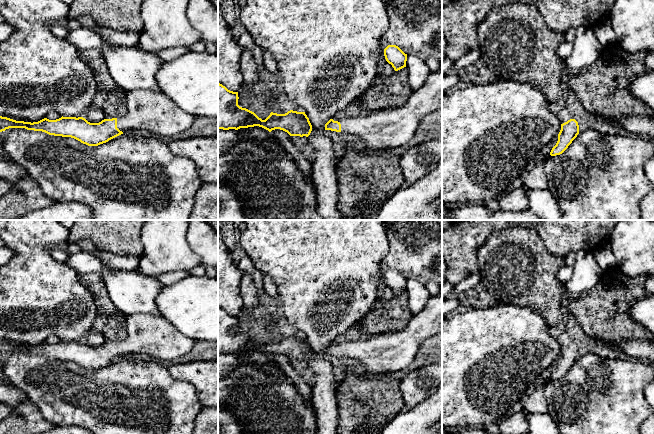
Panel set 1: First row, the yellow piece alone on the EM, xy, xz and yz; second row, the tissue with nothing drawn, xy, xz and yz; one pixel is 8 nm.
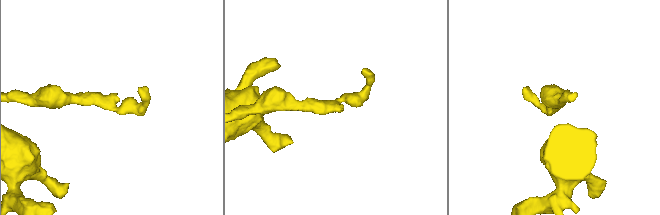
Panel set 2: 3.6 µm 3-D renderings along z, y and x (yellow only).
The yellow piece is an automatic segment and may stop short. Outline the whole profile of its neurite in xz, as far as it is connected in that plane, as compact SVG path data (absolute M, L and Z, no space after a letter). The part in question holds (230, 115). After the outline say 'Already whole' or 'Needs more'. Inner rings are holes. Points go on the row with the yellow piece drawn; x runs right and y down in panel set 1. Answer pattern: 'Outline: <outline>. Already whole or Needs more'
Outline: M218 83L218 129L229 130L259 126L269 132L280 129L290 136L308 137L312 125L305 112L290 110L285 114L271 112L262 120L254 112L238 105L238 92Z. Already whole

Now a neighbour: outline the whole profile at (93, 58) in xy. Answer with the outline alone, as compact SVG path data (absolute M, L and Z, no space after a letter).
M93 48L89 50L81 50L80 58L91 68L95 80L97 82L98 91L117 92L126 96L124 92L113 80L110 75L106 62L102 56L102 51Z

